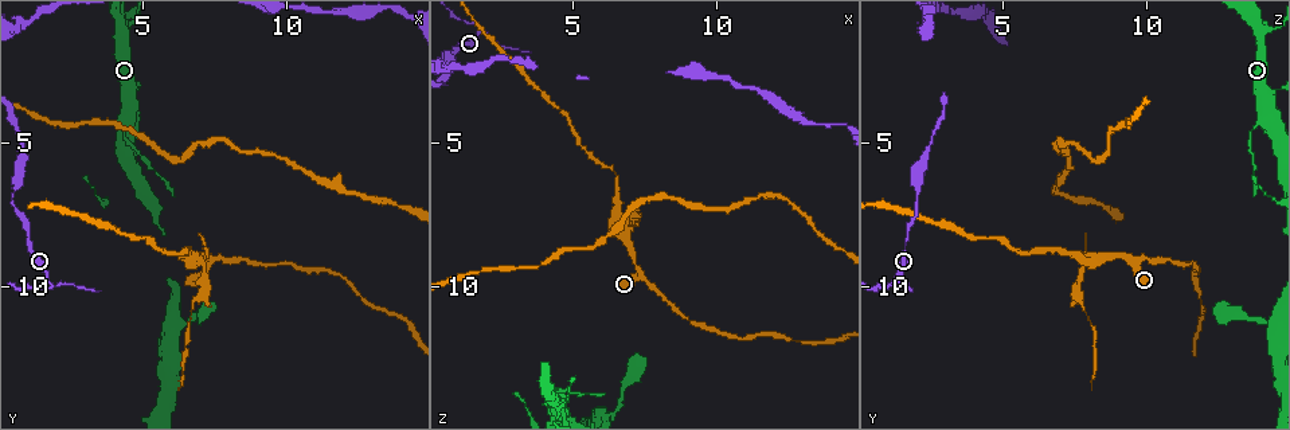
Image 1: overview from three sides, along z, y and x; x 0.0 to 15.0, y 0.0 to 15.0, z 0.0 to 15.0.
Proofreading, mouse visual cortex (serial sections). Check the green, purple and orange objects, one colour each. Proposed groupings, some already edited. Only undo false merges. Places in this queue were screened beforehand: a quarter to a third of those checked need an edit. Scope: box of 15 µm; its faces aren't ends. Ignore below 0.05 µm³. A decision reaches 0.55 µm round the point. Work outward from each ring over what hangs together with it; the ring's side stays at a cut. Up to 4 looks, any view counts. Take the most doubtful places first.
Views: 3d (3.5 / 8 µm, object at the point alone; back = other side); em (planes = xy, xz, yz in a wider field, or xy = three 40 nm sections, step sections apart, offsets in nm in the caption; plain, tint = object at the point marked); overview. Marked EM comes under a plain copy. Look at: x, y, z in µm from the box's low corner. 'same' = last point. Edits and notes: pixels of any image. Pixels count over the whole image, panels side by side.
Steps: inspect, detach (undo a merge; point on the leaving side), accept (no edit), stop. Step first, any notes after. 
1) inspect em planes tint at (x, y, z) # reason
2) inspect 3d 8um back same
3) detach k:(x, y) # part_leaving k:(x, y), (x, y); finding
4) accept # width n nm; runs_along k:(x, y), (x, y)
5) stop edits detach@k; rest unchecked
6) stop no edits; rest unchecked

inspect 3d 3.5um at (7.5, 9.0, 9.7) # sharp bend

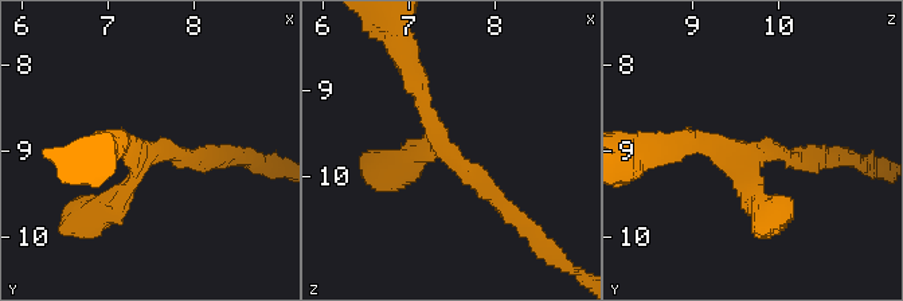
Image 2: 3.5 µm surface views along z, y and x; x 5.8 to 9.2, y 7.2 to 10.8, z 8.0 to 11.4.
inspect em xy step 1 tint at (7.45, 9.05, 9.70) # arms 3; arm_widths 200, 200, 350 nm; shape alone is not enough

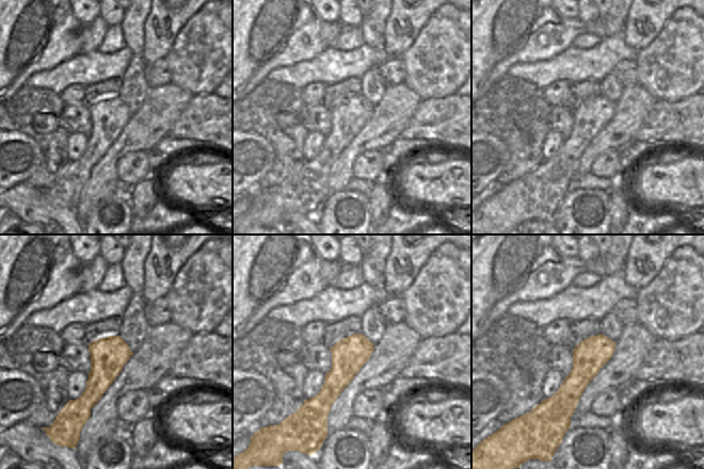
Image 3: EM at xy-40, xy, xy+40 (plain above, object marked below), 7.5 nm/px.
accept # runs_along 2:(93, 217), (147, 155), (208, 159); continuous, no second cell

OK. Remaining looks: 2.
inspect 3d 3.5um back at (7.1, 9.2, 7.9) # two arms in line, one across

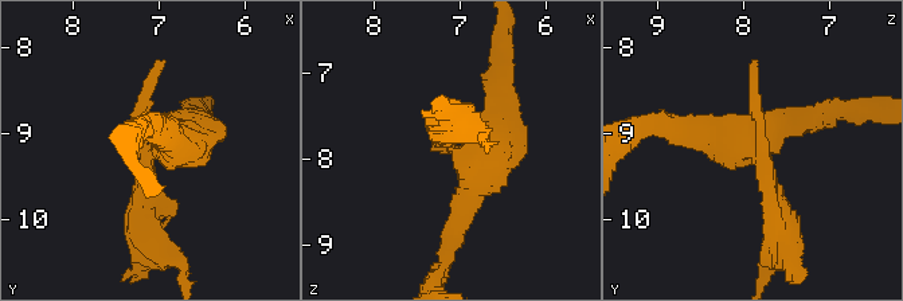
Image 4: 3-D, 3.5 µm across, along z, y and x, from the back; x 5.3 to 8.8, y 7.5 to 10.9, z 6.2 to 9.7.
inspect em planes tint at (7.00, 9.25, 7.90) # shape alone is not enough

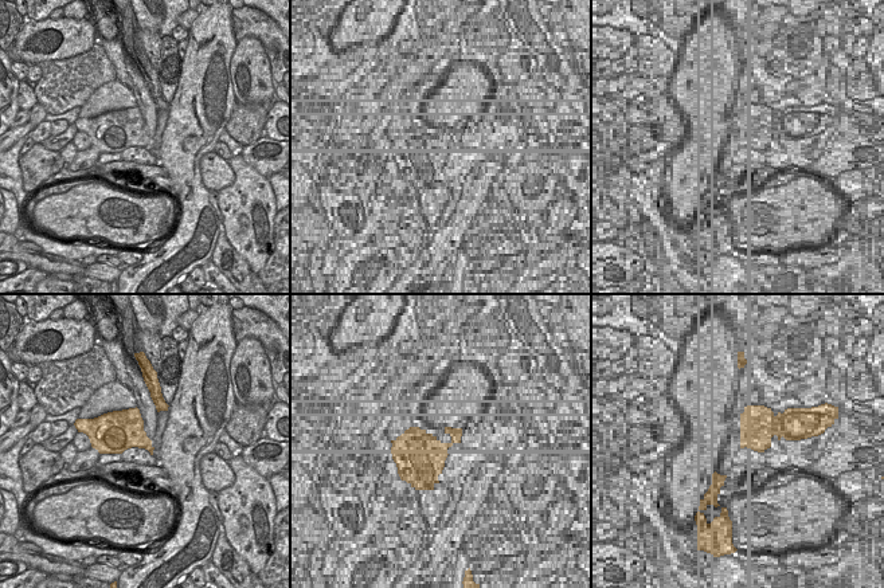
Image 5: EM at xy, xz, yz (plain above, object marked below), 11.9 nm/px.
detach 4:(778, 196) # part_leaving 4:(755, 161), (780, 223), (769, 273); a second cell is stuck on

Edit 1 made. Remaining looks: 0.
stop edits detach@4; rest unchecked

